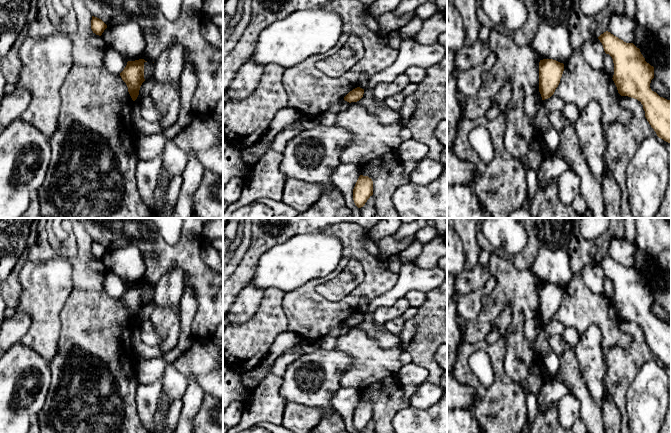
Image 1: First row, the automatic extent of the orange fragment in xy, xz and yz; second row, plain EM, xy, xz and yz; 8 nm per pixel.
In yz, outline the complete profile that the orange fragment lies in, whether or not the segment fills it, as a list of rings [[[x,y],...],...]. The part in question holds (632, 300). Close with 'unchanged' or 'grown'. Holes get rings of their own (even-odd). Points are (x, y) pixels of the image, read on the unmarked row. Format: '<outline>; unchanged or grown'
[[[606,255],[598,263],[603,269],[606,278],[609,278],[614,287],[613,305],[621,320],[637,323],[643,329],[645,341],[657,360],[671,368],[671,325],[660,321],[650,312],[654,302],[654,291],[645,285],[645,282],[633,267],[626,267],[610,256]]]; unchanged

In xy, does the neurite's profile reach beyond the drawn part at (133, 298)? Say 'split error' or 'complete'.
complete

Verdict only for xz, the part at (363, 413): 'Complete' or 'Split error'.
Complete

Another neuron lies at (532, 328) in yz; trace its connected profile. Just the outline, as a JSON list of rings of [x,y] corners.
[[[540,316],[527,321],[524,325],[524,335],[529,341],[535,342],[538,335],[542,331],[542,321]]]

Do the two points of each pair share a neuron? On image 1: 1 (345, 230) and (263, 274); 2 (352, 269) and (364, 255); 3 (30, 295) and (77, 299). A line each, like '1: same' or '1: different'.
1: different
2: different
3: different

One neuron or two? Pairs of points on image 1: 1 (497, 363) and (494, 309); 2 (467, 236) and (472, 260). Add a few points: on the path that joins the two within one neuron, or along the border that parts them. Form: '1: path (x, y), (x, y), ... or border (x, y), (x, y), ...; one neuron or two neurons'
1: border (507, 305), (508, 339); two neurons
2: path (470, 242), (471, 254); one neuron

